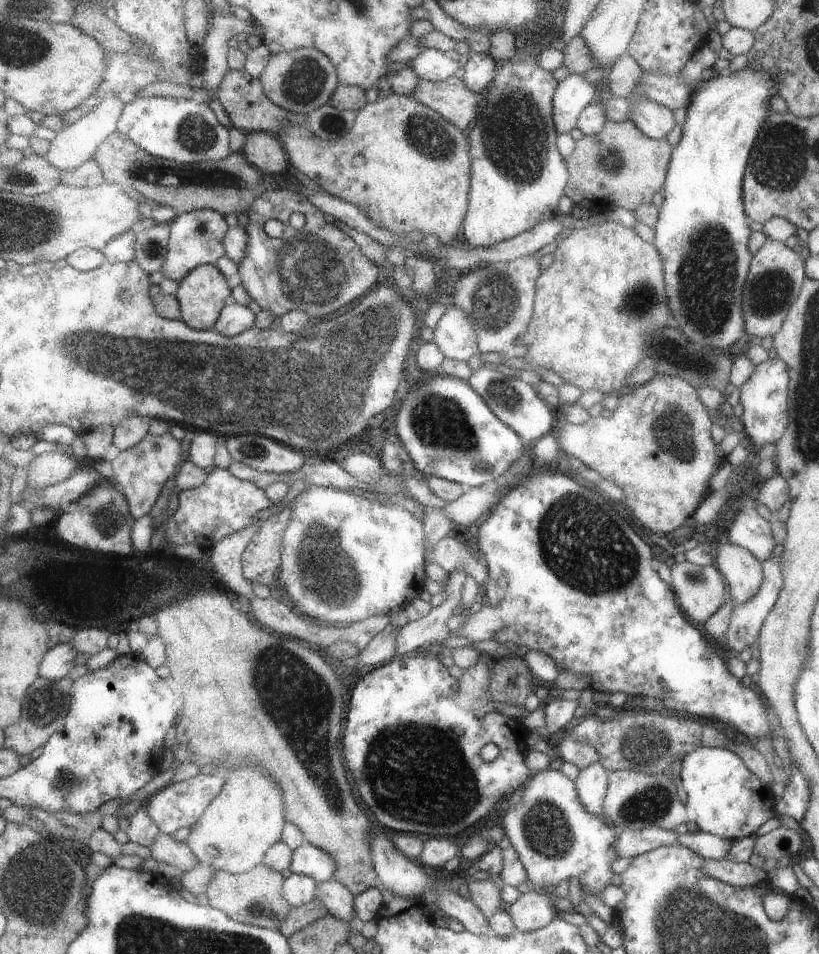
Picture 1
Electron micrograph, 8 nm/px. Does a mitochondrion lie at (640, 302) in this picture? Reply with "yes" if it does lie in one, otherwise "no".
yes

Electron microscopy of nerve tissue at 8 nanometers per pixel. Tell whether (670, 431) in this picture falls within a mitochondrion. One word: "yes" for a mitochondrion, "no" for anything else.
yes

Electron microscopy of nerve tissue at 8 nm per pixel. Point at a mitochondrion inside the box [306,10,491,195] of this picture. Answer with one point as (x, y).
(425, 135)

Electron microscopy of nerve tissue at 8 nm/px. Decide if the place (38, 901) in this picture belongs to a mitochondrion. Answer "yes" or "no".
yes

